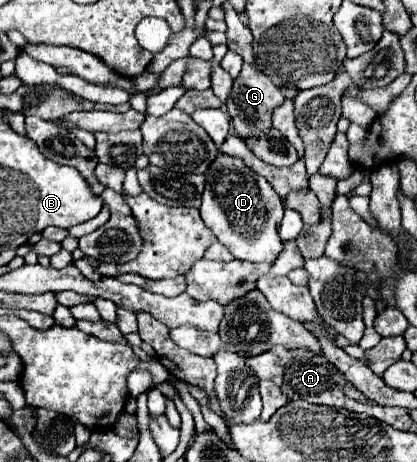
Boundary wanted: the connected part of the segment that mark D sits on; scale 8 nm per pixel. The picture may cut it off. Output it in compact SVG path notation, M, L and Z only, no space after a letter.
M219 153L211 163L199 211L205 225L215 233L217 241L233 253L235 259L251 263L275 263L277 255L283 251L279 223L285 207L281 197L273 191L265 177L251 171L237 157Z

